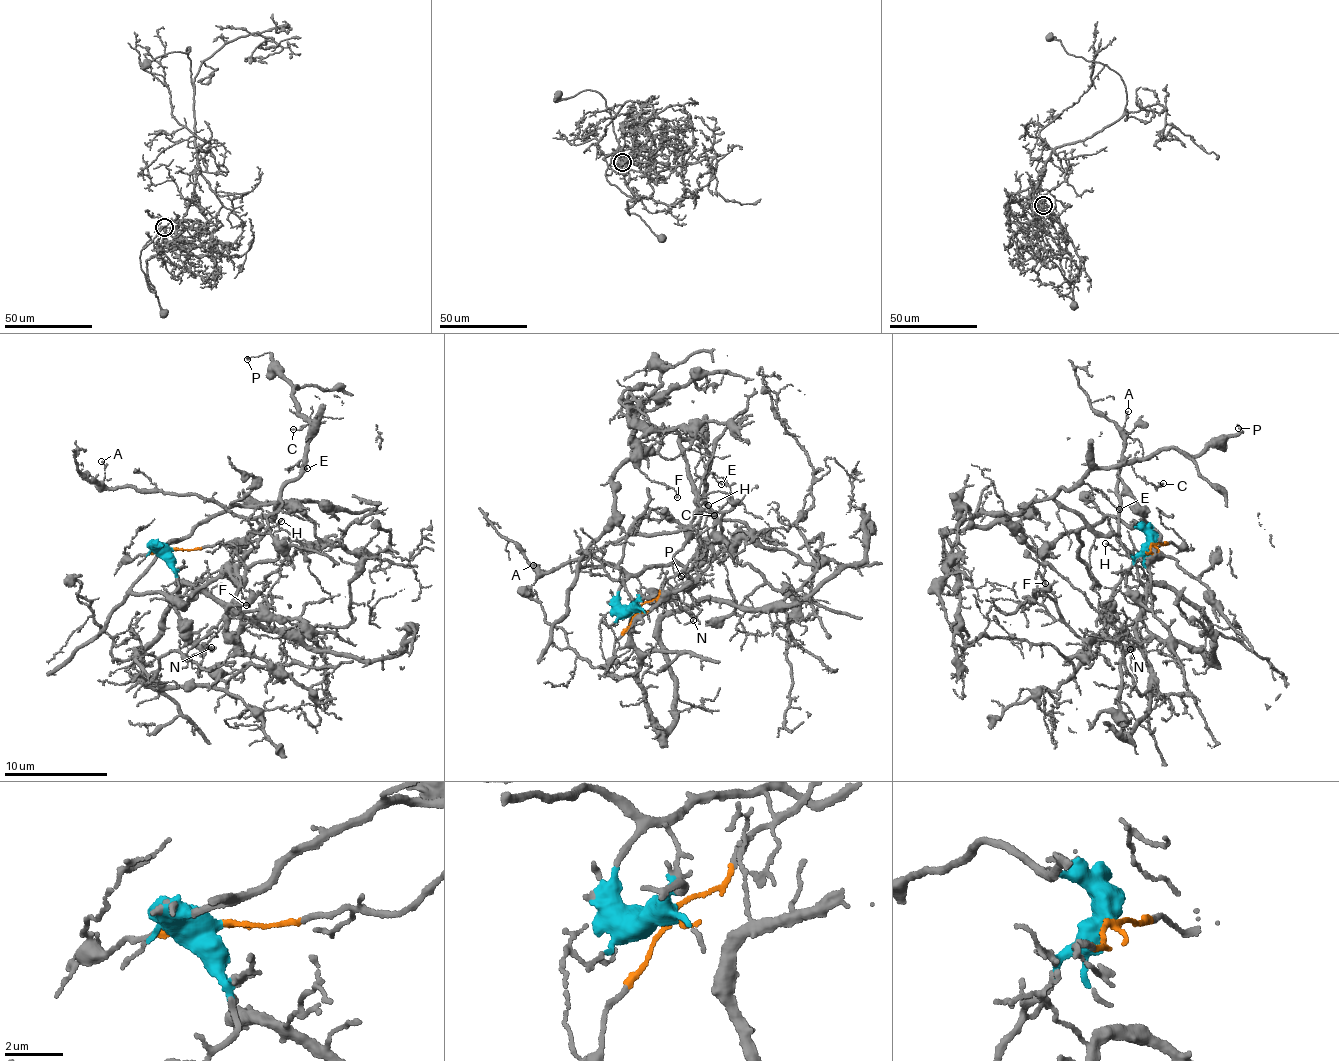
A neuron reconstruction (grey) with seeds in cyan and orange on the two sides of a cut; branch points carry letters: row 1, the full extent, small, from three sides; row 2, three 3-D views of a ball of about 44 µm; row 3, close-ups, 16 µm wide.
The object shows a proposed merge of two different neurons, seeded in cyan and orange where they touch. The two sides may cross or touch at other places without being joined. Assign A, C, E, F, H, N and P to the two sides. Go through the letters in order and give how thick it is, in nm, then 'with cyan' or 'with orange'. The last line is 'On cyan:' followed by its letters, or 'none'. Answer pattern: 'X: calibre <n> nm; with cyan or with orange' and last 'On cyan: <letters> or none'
A: calibre 130 nm; with orange
C: calibre 140 nm; with orange
E: calibre 100 nm; with orange
F: calibre 120 nm; with cyan
H: calibre 120 nm; with orange
N: calibre 160 nm; with cyan
P: calibre 110 nm; with orange
On cyan: F, N

